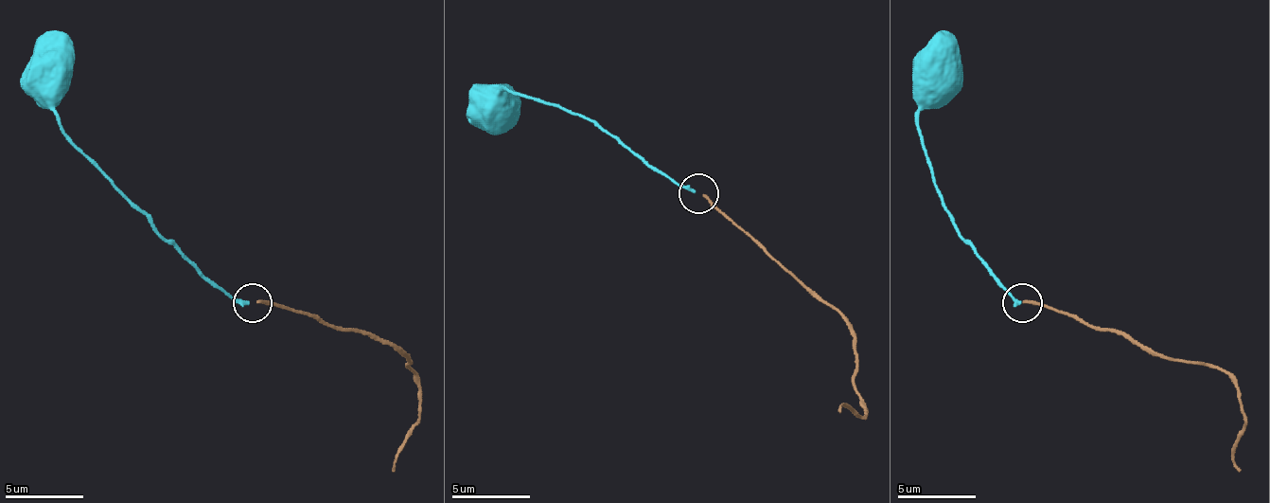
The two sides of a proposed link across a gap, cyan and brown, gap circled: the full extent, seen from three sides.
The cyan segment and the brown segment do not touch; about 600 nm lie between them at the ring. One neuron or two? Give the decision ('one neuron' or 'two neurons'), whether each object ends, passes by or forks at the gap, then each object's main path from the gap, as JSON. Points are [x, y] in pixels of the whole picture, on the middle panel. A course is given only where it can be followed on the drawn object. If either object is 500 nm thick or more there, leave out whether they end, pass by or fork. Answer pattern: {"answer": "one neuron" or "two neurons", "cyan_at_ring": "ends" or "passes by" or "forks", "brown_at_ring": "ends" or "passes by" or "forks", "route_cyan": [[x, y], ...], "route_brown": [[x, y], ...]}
{"answer": "one neuron", "cyan_at_ring": "ends", "brown_at_ring": "ends", "route_cyan": [[694, 191], [655, 171], [604, 129], [509, 89], [497, 98], [497, 120]], "route_brown": [[701, 195], [820, 294], [843, 317], [855, 341], [855, 392], [867, 412], [858, 416], [843, 404], [839, 412]]}

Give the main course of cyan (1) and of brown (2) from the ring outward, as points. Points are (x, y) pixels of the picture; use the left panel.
1: (248, 301), (208, 282), (62, 129), (51, 54), (51, 30)
2: (255, 301), (373, 333), (409, 361), (420, 400), (413, 431), (396, 455), (393, 471)

